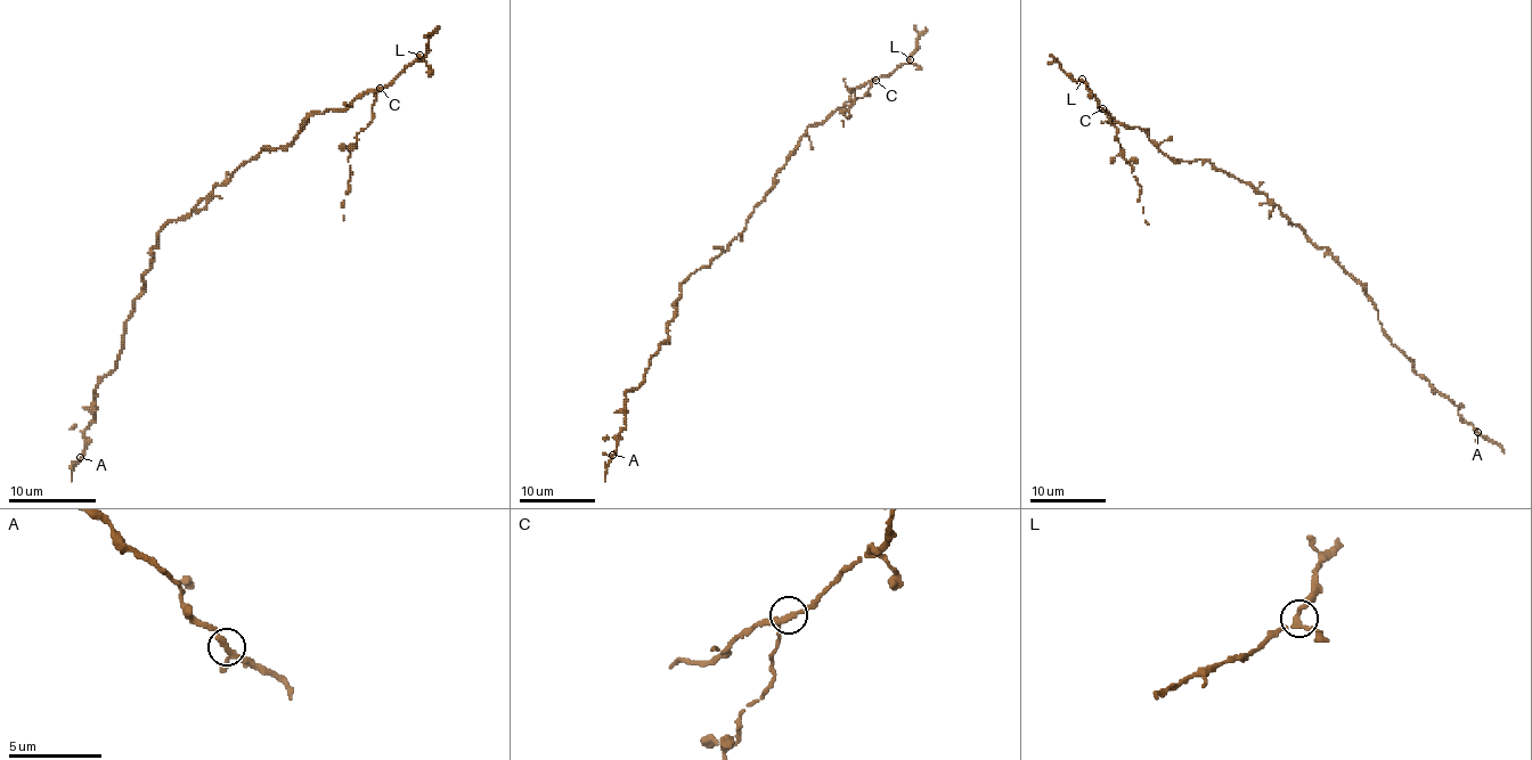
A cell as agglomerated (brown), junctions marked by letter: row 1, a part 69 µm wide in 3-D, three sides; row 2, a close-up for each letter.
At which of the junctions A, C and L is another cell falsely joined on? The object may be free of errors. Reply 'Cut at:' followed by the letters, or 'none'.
Cut at: C

